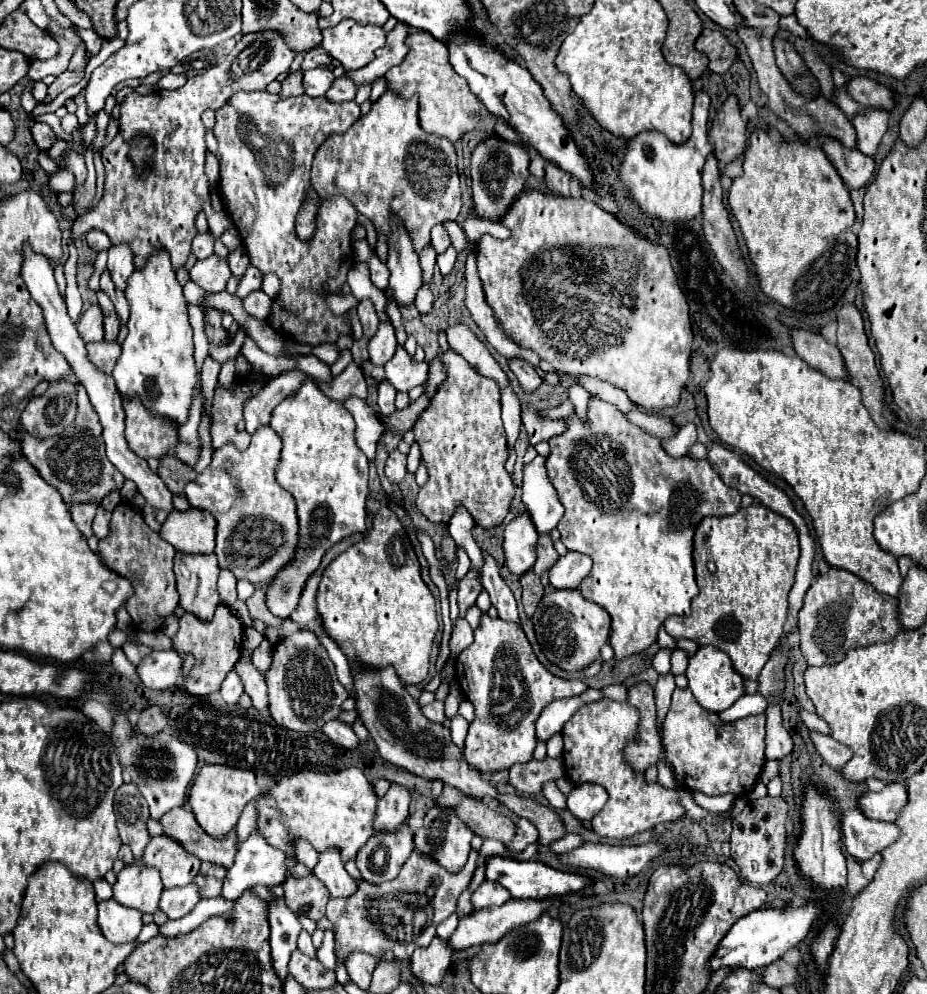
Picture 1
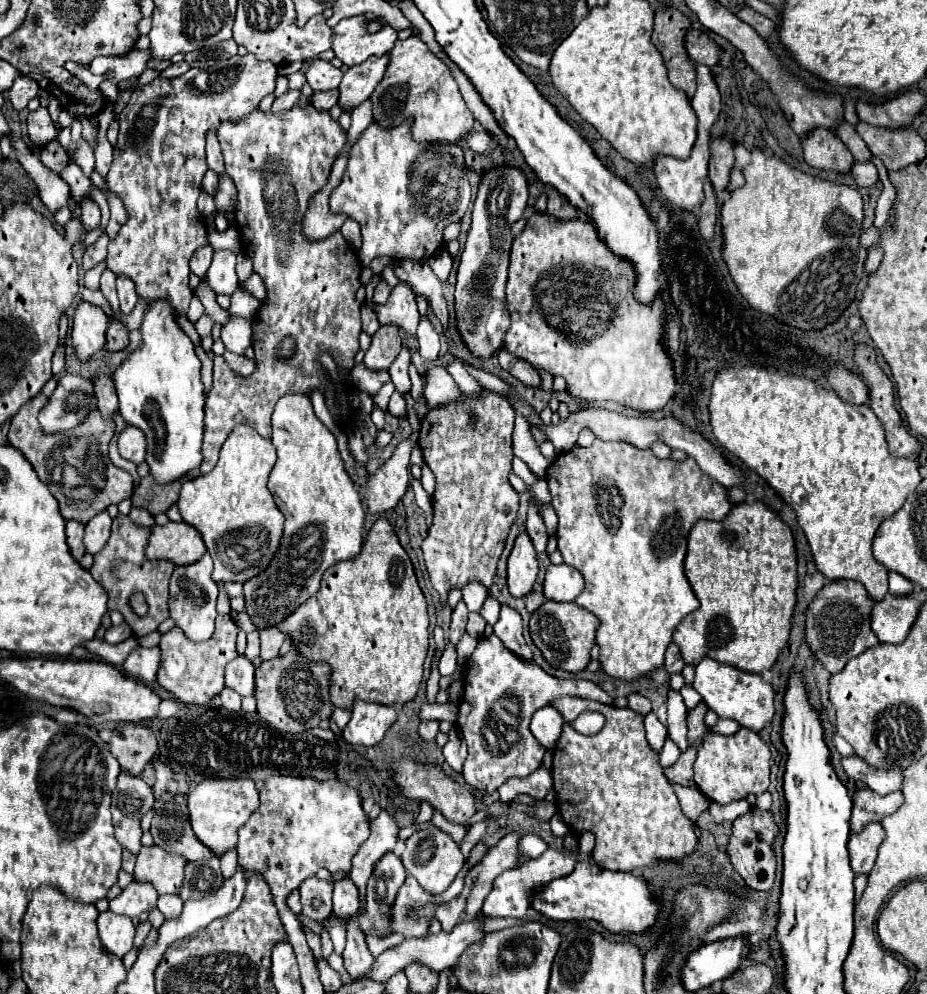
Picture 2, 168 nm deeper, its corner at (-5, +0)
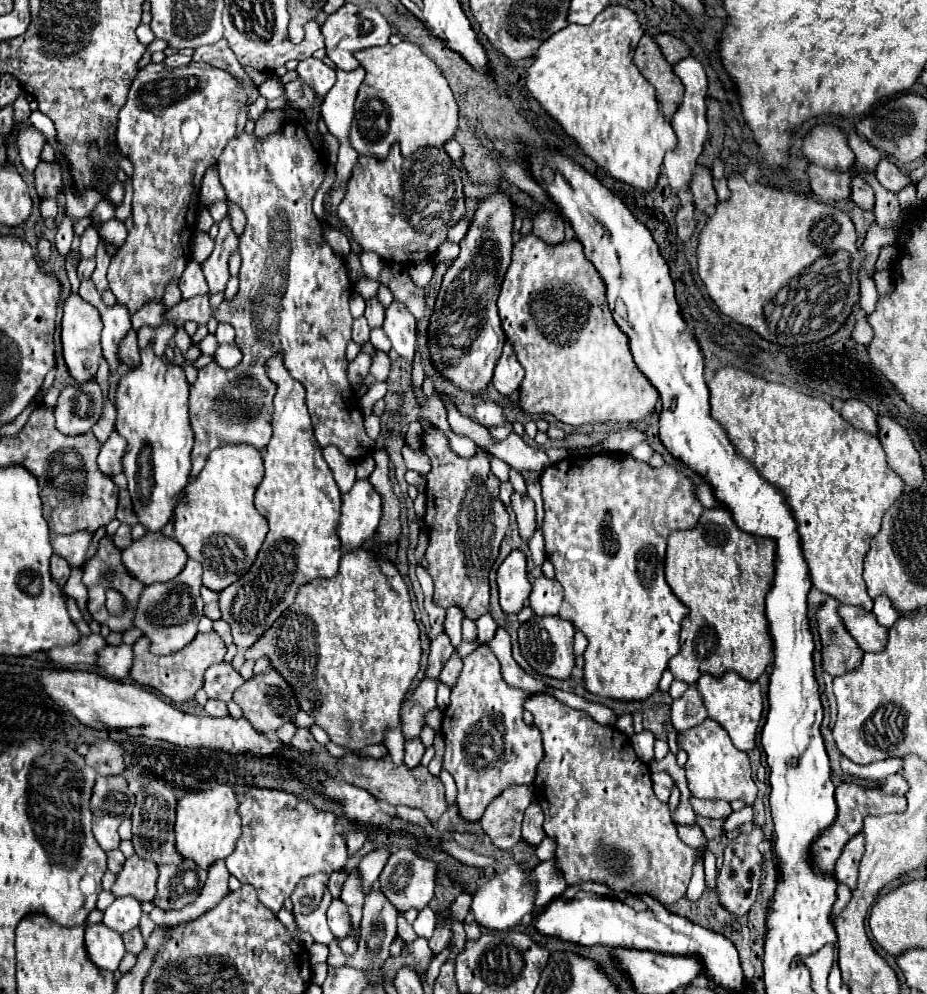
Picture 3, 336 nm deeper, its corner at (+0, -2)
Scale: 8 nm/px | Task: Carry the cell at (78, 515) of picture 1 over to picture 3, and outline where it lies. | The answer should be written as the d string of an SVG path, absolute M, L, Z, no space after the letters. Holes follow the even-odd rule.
M53 555L51 557L51 567L49 567L49 571L51 571L51 577L53 579L57 579L57 585L65 585L65 581L67 581L67 577L69 577L69 571L71 571L71 567L67 565L67 561L65 559L61 559L61 557L57 557L57 555Z

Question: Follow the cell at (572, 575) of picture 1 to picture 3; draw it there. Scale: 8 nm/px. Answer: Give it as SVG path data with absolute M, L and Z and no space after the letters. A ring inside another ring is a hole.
M543 575L533 581L529 605L535 611L535 615L541 615L541 617L557 615L557 611L561 607L561 601L563 601L563 589L561 589L559 581L547 579Z

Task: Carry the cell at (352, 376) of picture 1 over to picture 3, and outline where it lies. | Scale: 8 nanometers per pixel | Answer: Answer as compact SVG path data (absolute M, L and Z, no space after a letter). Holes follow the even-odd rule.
M329 445L323 449L323 459L327 461L329 469L333 471L333 477L341 489L341 493L347 493L355 483L355 463L345 459L335 445Z

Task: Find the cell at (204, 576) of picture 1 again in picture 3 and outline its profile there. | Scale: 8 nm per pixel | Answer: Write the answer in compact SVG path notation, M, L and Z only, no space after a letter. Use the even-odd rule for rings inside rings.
M189 559L175 579L167 583L147 585L147 589L141 593L135 607L133 627L139 629L149 639L149 651L153 655L175 653L183 649L187 643L191 643L193 637L197 635L197 623L203 615L203 599L199 597L201 575L203 575L201 563Z

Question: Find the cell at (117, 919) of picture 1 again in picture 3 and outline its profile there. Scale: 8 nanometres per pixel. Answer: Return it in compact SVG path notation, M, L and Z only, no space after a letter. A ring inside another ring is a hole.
M103 923L85 927L85 951L93 959L93 965L105 971L117 971L119 961L125 955L123 937L113 933Z

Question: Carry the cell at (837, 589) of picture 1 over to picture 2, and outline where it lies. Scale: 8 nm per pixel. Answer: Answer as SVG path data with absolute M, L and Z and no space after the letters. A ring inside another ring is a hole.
M838 579L824 585L812 599L806 613L806 641L814 657L830 671L838 673L844 665L860 655L864 649L878 645L878 637L870 627L870 611L876 599L870 599L862 583L852 579Z

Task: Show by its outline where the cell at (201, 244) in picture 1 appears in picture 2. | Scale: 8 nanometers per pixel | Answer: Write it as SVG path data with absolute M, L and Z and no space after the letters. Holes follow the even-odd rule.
M204 245L200 247L198 251L194 251L192 259L190 259L190 271L196 273L200 279L204 279L208 267L210 267L210 261L212 261L212 247L210 245Z

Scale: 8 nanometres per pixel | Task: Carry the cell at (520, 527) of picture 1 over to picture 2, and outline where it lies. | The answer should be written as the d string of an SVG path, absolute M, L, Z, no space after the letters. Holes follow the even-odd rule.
M526 531L516 537L514 549L508 557L508 589L514 597L524 597L530 593L538 575L536 551L530 543Z

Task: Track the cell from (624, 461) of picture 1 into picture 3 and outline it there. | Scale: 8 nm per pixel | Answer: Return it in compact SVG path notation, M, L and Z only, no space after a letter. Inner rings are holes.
M605 453L605 455L591 455L591 457L567 457L551 467L547 467L541 475L539 475L539 483L541 483L541 491L543 491L543 507L545 507L545 519L543 519L543 539L545 539L545 555L547 559L553 563L555 567L555 577L561 583L565 595L563 595L563 603L559 609L559 617L567 619L575 625L575 629L579 629L589 645L583 653L585 657L585 689L593 695L605 697L605 699L615 699L615 701L645 701L649 695L653 695L659 687L661 681L661 673L667 669L667 663L673 655L677 655L679 649L679 627L683 617L687 615L687 607L673 595L673 591L669 589L667 581L665 581L665 547L667 547L667 535L673 529L691 529L701 511L703 505L697 501L695 491L693 491L693 483L675 467L663 465L659 469L649 467L647 463L635 461L629 455L621 455L621 453Z

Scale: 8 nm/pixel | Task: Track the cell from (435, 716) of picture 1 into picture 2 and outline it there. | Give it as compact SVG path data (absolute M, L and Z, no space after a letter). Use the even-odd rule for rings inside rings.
M430 719L430 721L422 721L422 723L420 723L418 733L420 733L420 737L422 737L424 741L434 741L438 729L440 729L440 721Z

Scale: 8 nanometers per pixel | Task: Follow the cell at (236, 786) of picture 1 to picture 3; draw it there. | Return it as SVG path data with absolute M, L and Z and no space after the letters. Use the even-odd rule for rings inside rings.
M213 785L207 791L187 793L177 803L175 819L175 845L183 859L195 861L197 867L209 869L215 861L223 861L233 853L241 835L241 819L237 815L237 797L229 785Z

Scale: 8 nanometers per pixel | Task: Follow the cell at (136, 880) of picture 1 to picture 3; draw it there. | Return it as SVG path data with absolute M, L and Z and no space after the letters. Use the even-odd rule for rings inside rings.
M119 897L115 899L103 917L103 925L113 929L115 933L131 931L141 919L141 903L133 897Z

